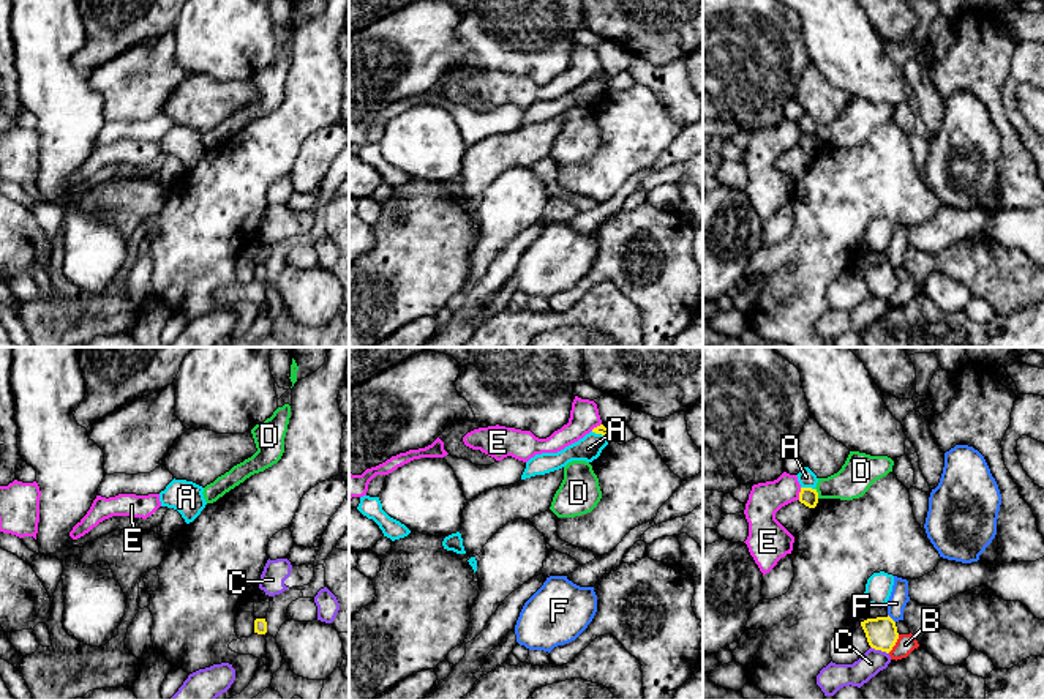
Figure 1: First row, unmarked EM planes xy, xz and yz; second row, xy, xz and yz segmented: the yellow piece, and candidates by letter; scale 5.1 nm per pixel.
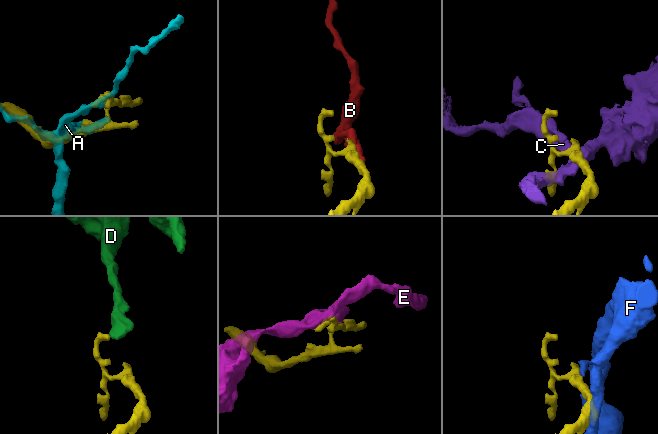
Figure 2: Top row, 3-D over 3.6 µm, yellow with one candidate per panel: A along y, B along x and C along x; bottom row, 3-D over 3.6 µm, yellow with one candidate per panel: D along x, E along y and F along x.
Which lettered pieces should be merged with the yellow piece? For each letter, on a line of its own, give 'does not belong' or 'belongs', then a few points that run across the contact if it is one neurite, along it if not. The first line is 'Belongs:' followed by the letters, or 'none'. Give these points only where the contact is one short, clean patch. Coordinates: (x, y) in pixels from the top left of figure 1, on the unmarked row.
Belongs: none
A: does not belong
B: does not belong
C: does not belong
D: does not belong; line yz (815, 134), (818, 144)
E: does not belong
F: does not belong

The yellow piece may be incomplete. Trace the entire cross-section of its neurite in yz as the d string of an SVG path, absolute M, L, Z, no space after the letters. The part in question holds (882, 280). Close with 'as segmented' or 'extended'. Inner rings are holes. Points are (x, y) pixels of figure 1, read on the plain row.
M888 264L861 268L867 289L872 295L889 300L899 286L896 268Z | as segmented

